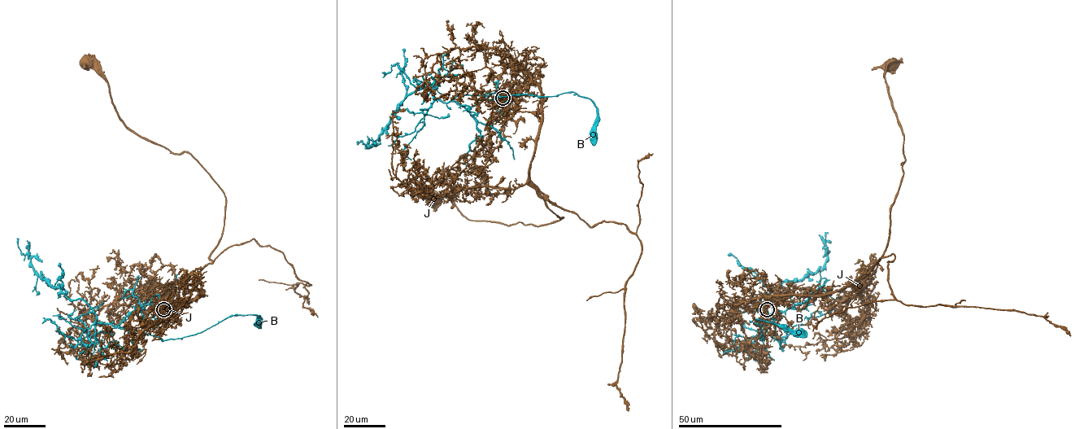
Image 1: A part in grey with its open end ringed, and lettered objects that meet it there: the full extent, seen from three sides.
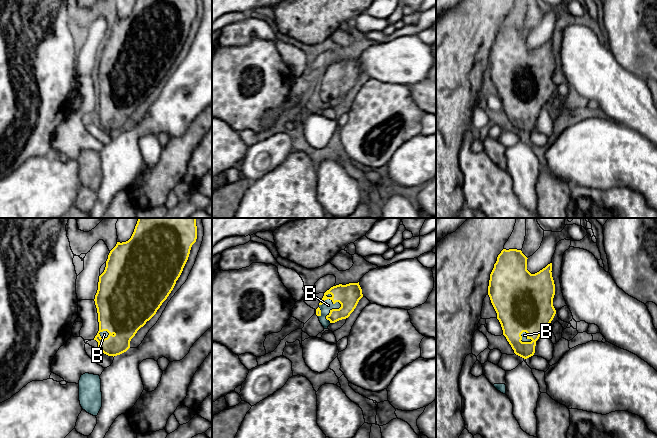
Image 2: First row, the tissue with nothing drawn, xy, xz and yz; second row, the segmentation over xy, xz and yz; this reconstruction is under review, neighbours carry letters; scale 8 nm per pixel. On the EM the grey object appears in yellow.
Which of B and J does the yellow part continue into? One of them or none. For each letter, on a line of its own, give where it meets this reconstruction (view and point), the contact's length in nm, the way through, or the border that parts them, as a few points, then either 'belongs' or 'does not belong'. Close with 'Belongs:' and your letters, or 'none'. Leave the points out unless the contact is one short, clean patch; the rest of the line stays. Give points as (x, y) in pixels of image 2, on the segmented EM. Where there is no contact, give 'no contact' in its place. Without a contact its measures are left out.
B: meets yellow in xz at (339, 308); contact 240 nm long; runs through xz (348, 295), (340, 303), (339, 308), (328, 305); belongs
J: no contact; does not belong
Belongs: B

